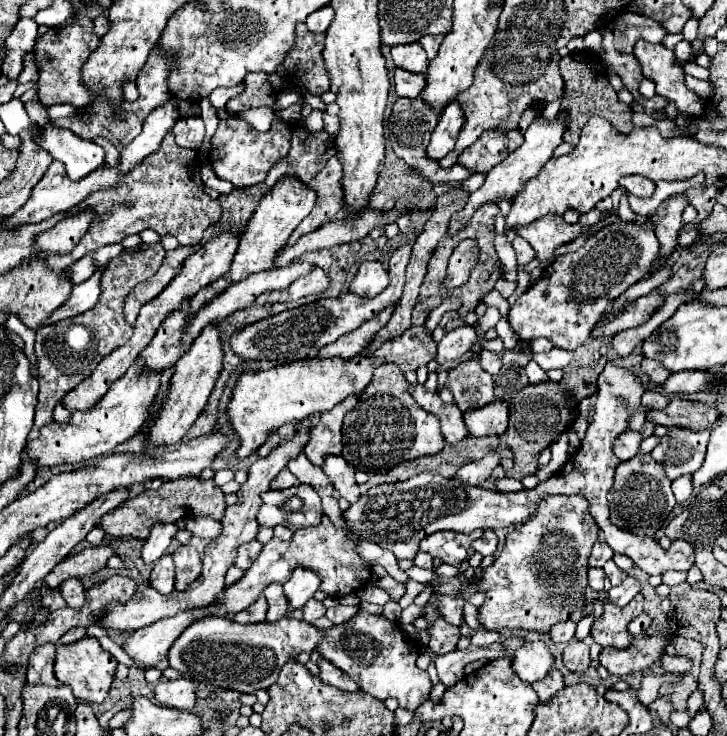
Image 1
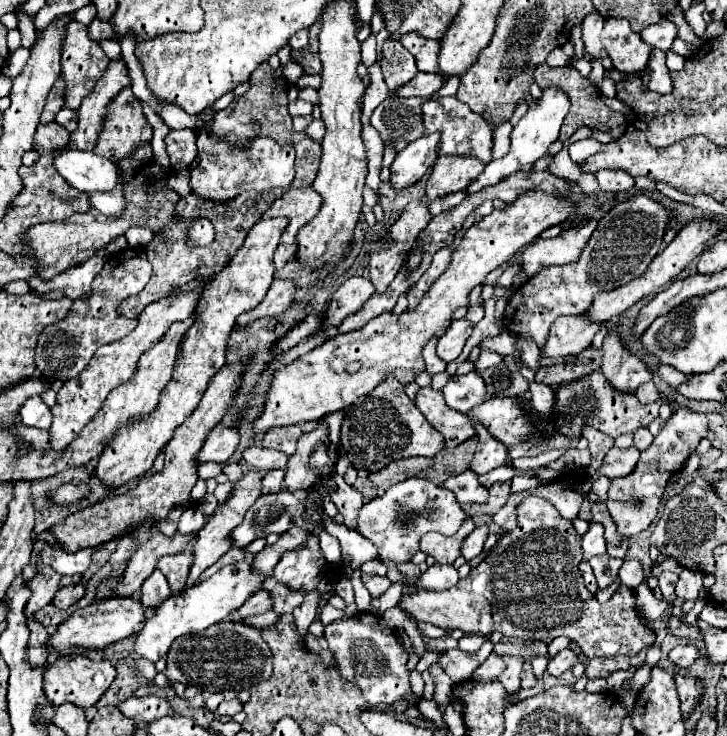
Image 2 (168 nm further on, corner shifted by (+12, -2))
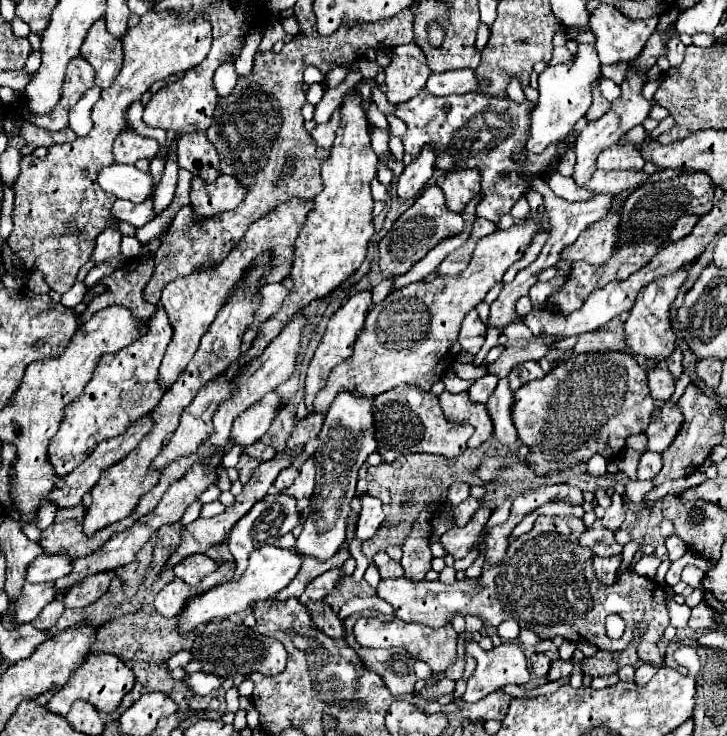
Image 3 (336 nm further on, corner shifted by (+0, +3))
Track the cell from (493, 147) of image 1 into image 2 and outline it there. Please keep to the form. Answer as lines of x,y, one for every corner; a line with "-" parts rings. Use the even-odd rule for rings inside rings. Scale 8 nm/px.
438,156
426,184
426,196
434,200
464,190
484,168
486,164
474,156

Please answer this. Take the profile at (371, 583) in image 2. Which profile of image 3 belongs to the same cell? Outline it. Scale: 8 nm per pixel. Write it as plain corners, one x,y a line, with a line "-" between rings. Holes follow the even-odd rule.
378,551
376,555
374,555
374,565
380,569
380,575
382,575
382,579
386,579
386,577
402,577
404,575
404,571
402,571
402,565
398,563
398,561
394,561
394,559
390,559
384,551

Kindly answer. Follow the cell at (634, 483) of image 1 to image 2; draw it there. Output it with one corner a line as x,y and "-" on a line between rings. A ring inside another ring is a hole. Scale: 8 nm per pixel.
678,408
672,418
668,420
668,424
660,430
660,434
654,438
652,446
644,452
640,452
640,460
636,464
636,468
622,478
610,478
610,490
608,490
608,512
612,516
612,520
616,522
616,528
620,530
620,534
634,536
640,534
642,530
648,528
648,524
656,518
658,508
662,504
662,494
664,494
664,486
670,480
670,476
674,472
678,472
684,464
684,460
690,456
688,450
692,450
692,446
696,446
696,442
700,442
700,438
708,436
708,418
704,414
696,414
692,410
686,408

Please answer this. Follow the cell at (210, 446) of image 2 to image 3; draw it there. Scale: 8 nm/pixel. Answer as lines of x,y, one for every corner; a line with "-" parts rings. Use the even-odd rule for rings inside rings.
270,391
250,409
238,415
232,425
232,439
236,441
236,445
246,447
256,443
270,429
270,423
274,421
278,409
280,409
280,395
276,391

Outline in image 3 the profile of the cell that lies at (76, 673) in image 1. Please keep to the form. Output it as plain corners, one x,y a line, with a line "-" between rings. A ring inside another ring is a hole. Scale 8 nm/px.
92,653
86,657
86,661
70,675
68,683
54,693
54,697
48,701
48,711
56,713
56,715
66,715
70,705
76,701
76,699
84,699
88,701
90,705
94,705
98,711
102,713
112,713
118,709
118,705
122,703
124,695
132,691
134,687
134,671
124,663
120,661
120,657
114,657
114,655
108,655
108,653

